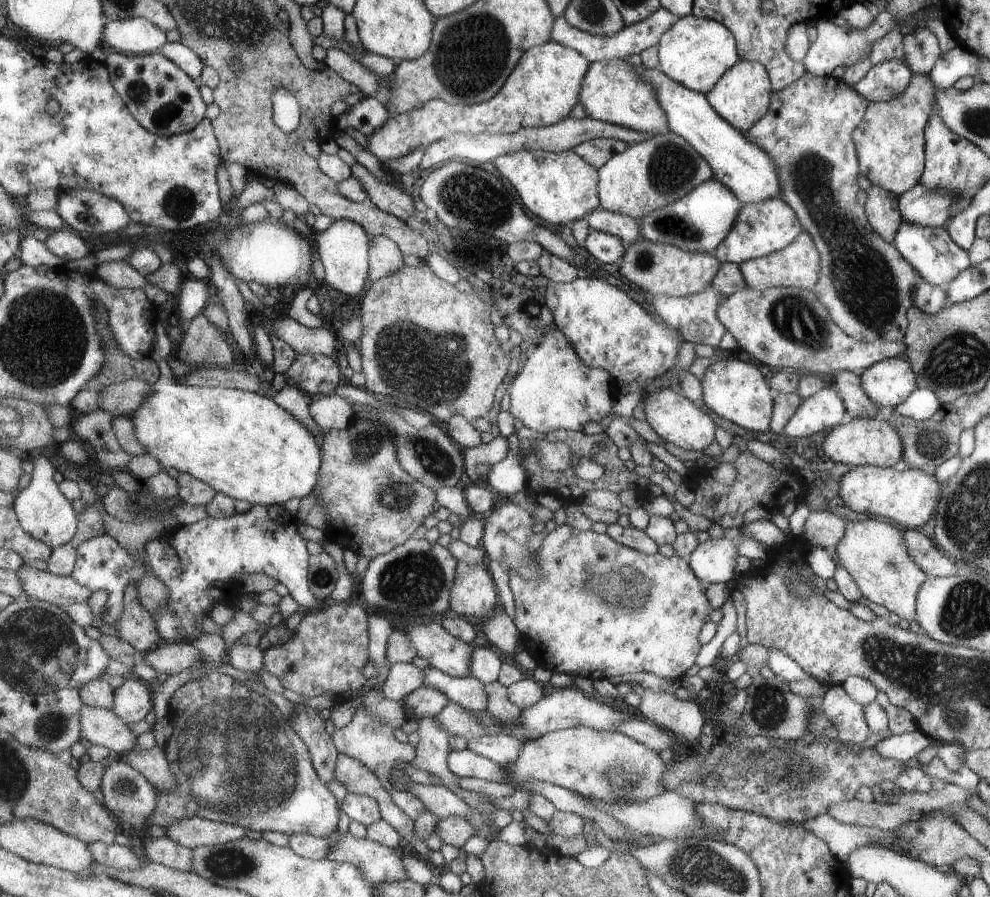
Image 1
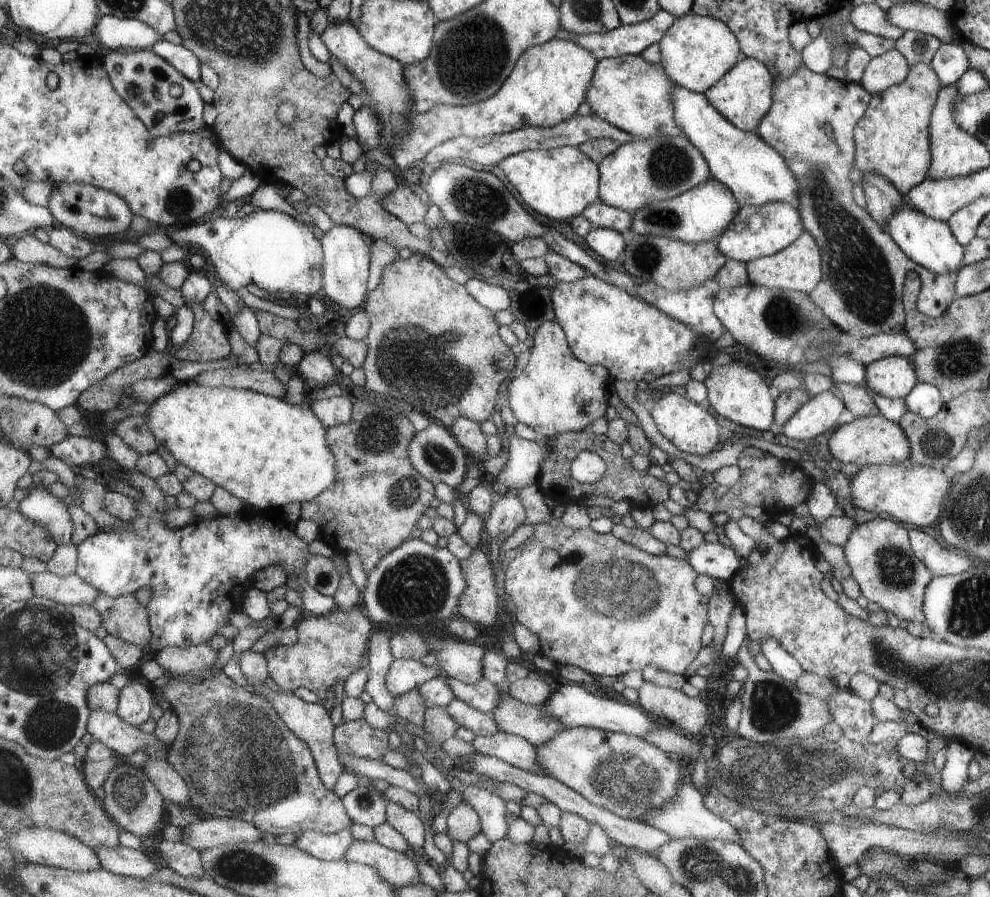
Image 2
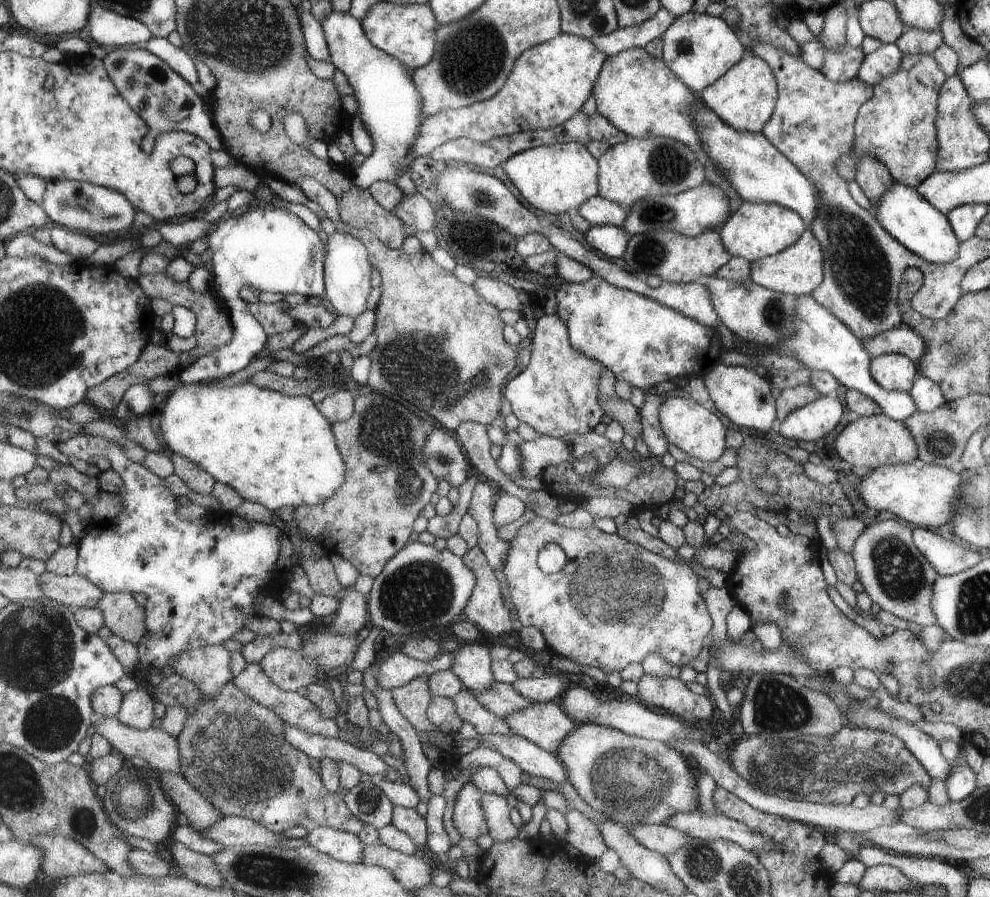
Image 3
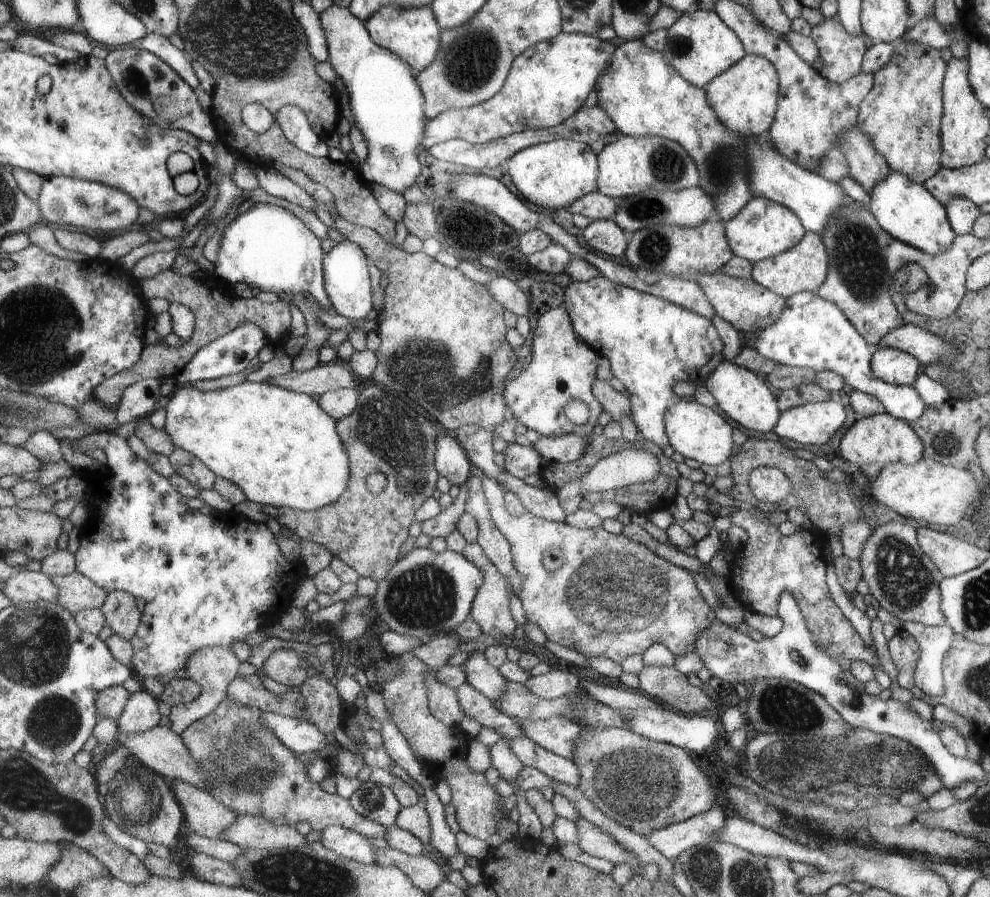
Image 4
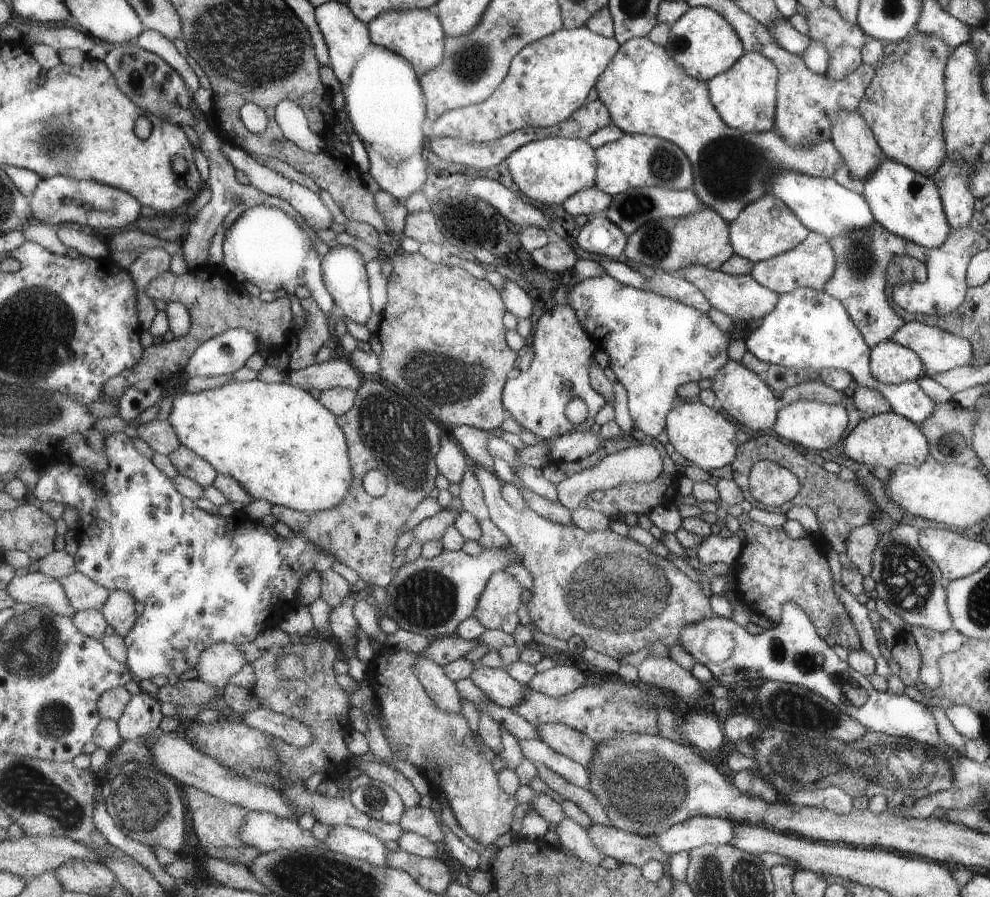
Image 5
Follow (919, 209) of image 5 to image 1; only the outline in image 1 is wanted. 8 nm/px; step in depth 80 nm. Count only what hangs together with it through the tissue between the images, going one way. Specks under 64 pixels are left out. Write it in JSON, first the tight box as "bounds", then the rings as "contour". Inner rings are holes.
{"bounds":[892,222,971,289],"contour":[[[902,222],[893,235],[892,244],[927,283],[944,289],[961,271],[971,266],[969,253],[951,240],[945,227],[920,227]]]}

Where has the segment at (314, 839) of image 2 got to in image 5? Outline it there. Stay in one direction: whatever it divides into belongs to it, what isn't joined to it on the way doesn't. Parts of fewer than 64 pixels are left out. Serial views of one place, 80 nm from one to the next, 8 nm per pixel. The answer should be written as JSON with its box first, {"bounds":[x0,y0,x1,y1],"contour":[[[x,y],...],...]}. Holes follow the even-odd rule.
{"bounds":[325,825,391,867],"contour":[[[344,825],[333,827],[325,841],[328,850],[385,867],[390,864],[391,851],[383,843],[371,832]]]}

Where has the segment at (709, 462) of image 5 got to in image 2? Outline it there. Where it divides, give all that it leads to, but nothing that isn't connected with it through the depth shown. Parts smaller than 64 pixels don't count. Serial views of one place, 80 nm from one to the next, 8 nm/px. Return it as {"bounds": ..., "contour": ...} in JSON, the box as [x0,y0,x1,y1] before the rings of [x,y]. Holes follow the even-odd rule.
{"bounds":[649,392,720,456],"contour":[[[667,392],[656,400],[649,414],[662,436],[683,452],[703,456],[711,452],[713,446],[717,444],[720,426],[717,426],[715,418],[707,414],[701,406],[697,406],[694,401],[689,402],[685,396]]]}

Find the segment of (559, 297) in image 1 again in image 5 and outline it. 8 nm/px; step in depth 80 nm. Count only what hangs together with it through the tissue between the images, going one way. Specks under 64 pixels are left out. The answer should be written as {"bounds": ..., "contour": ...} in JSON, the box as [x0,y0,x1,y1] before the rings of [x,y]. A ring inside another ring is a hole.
{"bounds":[565,274,749,439],"contour":[[[605,274],[601,277],[587,277],[579,284],[575,285],[572,289],[565,291],[565,295],[568,298],[568,304],[573,306],[575,314],[577,314],[577,318],[579,318],[579,322],[581,322],[581,326],[583,326],[583,330],[586,332],[592,331],[594,336],[599,340],[599,347],[601,347],[601,349],[610,358],[609,367],[616,373],[618,382],[621,383],[625,391],[627,391],[629,415],[631,417],[631,421],[633,422],[632,429],[635,431],[640,430],[646,437],[653,439],[658,434],[661,434],[661,430],[663,430],[663,418],[665,418],[665,414],[669,414],[672,410],[671,400],[675,398],[675,388],[677,388],[679,384],[699,382],[701,378],[713,379],[715,372],[720,371],[723,367],[723,364],[728,362],[725,350],[727,350],[729,340],[744,339],[745,335],[749,332],[744,324],[734,324],[731,326],[730,332],[723,332],[719,330],[717,326],[713,324],[713,322],[711,322],[707,313],[700,312],[695,308],[690,308],[685,304],[680,304],[678,301],[671,300],[671,298],[666,298],[660,296],[659,294],[654,294],[653,292],[643,291],[632,288],[631,286],[626,286],[625,284],[620,284],[617,280],[615,280],[615,278],[613,278],[613,276],[610,276],[609,274]]]}

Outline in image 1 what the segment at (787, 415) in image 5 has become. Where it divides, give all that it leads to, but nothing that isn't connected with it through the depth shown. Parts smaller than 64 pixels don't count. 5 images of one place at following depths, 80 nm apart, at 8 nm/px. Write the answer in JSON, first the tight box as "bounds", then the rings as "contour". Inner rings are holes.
{"bounds":[782,383,846,438],"contour":[[[830,383],[802,400],[791,415],[782,433],[791,438],[808,437],[820,430],[829,430],[839,424],[846,412],[841,395]]]}

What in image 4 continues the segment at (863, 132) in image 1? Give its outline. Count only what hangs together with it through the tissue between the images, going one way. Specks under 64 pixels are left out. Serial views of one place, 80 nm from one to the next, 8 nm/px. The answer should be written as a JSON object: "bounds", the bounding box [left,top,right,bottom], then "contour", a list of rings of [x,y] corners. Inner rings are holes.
{"bounds":[856,37,946,184],"contour":[[[899,37],[892,45],[894,50],[891,58],[873,74],[873,86],[858,108],[856,126],[870,138],[890,170],[903,173],[913,182],[922,184],[941,168],[942,80],[945,78],[946,62],[942,60],[938,49],[926,44],[907,42]]]}

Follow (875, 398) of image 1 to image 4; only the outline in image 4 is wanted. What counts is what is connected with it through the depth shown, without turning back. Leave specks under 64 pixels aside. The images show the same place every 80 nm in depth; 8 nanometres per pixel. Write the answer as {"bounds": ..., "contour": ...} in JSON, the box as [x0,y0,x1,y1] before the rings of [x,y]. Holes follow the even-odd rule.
{"bounds":[871,347,919,386],"contour":[[[879,347],[871,351],[872,375],[888,385],[907,386],[919,374],[919,363],[910,354],[894,348]]]}

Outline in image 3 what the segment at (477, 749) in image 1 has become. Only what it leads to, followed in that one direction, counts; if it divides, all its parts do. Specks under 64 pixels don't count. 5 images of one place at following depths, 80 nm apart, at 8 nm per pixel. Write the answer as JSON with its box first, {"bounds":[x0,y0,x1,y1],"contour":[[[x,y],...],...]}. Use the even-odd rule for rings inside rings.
{"bounds":[480,733,568,783],"contour":[[[511,733],[508,735],[486,735],[480,742],[511,759],[523,772],[543,777],[556,783],[567,782],[568,772],[560,758],[537,746],[527,737]]]}

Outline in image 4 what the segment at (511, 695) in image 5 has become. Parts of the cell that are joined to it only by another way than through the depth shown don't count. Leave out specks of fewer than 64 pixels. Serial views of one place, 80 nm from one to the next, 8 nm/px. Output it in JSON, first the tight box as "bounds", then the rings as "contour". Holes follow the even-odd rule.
{"bounds":[462,652,511,700],"contour":[[[473,652],[473,656],[462,665],[467,672],[467,681],[490,700],[499,700],[509,692],[511,682],[499,672],[485,656],[485,652]]]}

